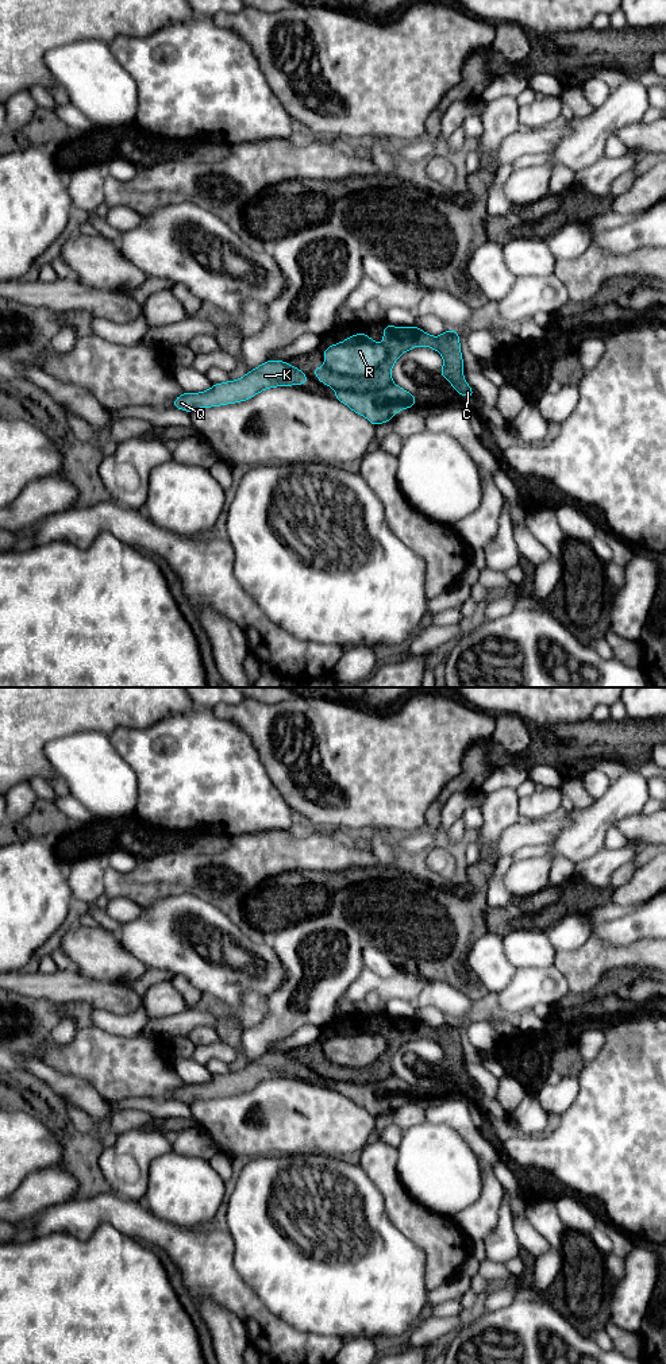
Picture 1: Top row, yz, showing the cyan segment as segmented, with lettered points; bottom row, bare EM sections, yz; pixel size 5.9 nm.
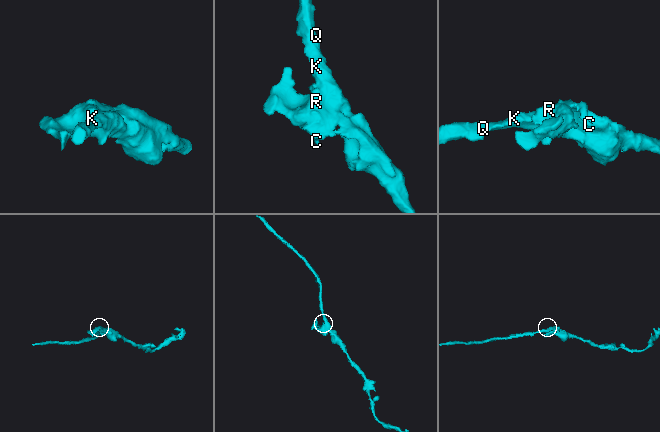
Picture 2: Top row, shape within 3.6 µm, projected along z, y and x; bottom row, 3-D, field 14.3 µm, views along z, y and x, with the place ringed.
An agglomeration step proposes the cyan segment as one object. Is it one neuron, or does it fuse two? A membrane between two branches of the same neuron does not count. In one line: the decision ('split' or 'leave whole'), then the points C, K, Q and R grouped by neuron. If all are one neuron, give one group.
split | C / K Q R

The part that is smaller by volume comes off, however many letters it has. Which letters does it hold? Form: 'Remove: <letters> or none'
Remove: C

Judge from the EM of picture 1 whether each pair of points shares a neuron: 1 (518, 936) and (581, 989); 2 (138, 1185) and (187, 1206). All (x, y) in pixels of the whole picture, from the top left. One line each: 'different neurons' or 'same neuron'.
1: different neurons
2: different neurons

